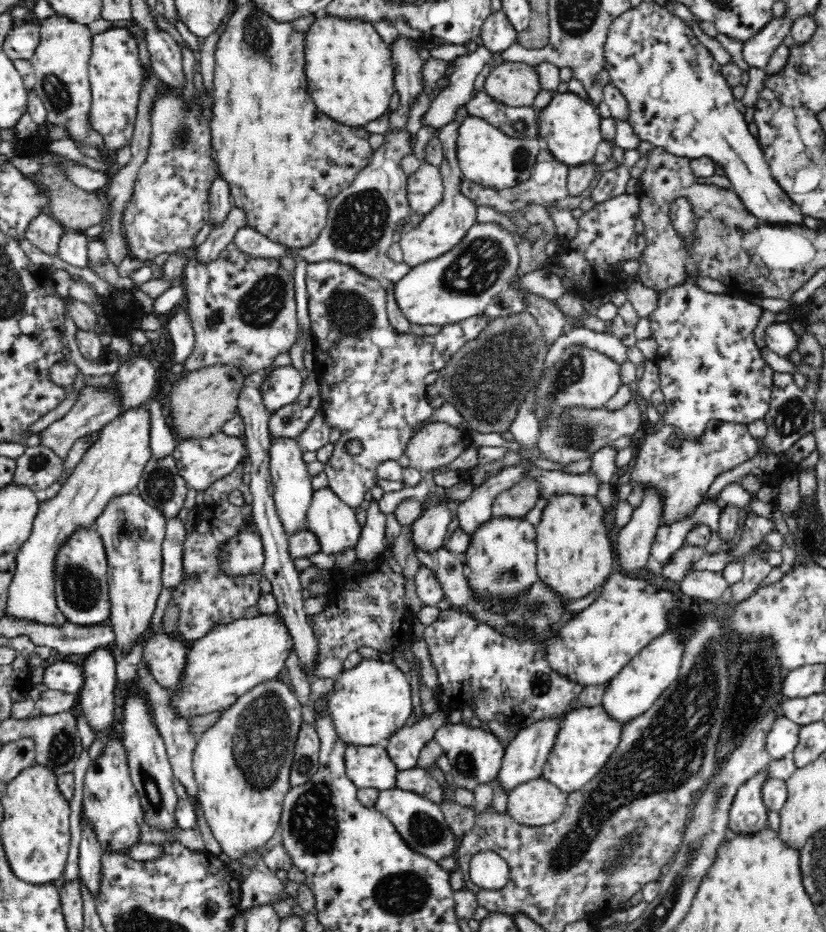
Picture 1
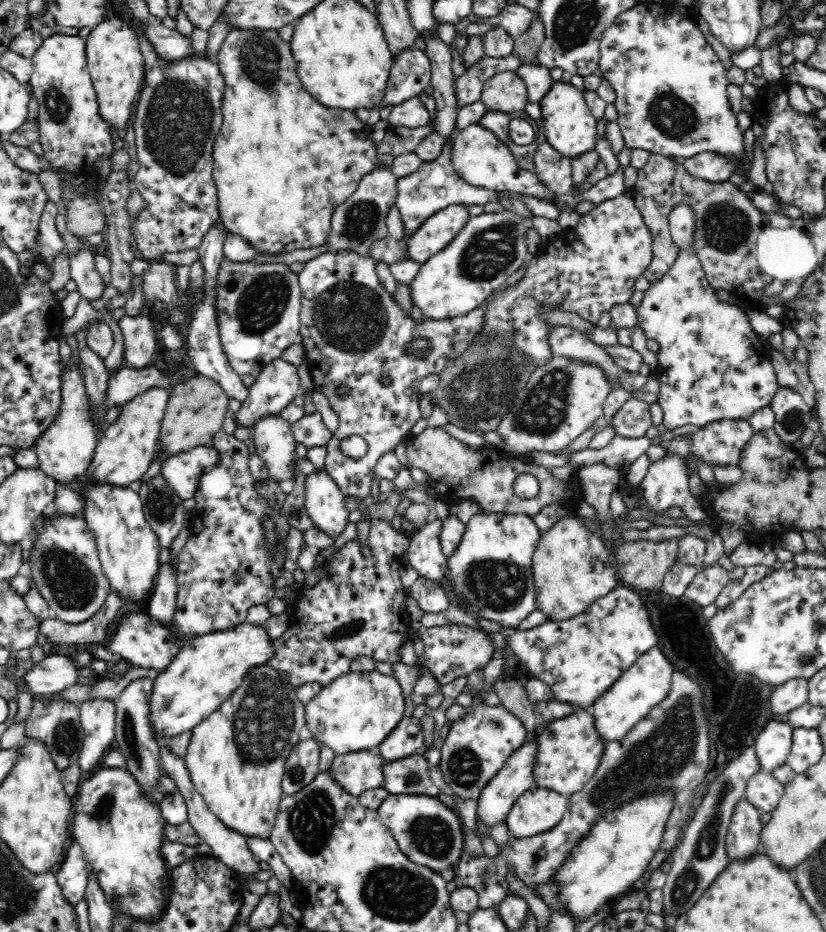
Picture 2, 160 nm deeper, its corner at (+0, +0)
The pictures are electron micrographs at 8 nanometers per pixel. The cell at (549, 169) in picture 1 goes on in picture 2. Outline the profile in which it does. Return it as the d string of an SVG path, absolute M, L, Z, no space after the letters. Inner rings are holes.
M548 141L538 145L534 155L535 175L552 191L558 195L568 194L574 187L572 178L571 159L557 151Z

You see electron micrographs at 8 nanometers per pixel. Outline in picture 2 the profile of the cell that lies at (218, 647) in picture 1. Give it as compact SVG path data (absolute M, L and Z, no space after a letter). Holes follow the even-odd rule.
M246 622L187 641L167 670L153 680L150 725L155 737L162 743L198 726L220 708L255 667L274 655L274 640L266 630Z

